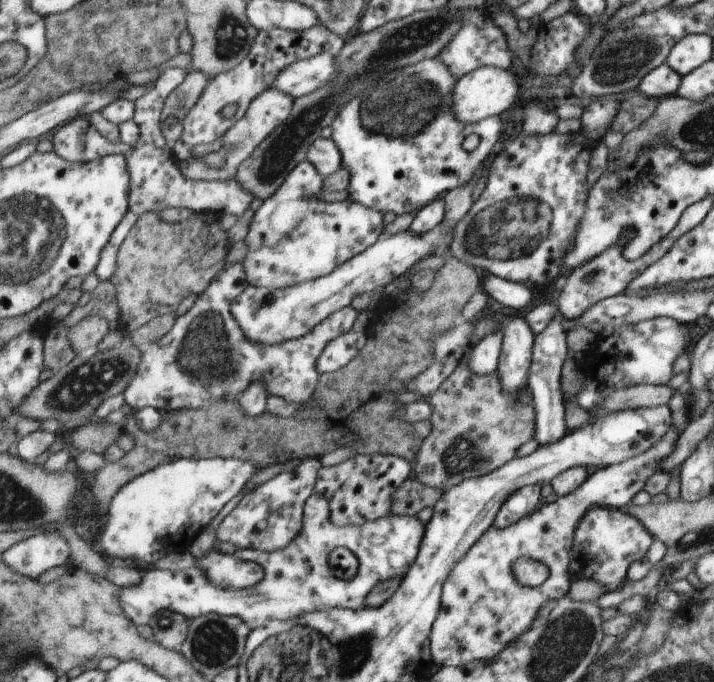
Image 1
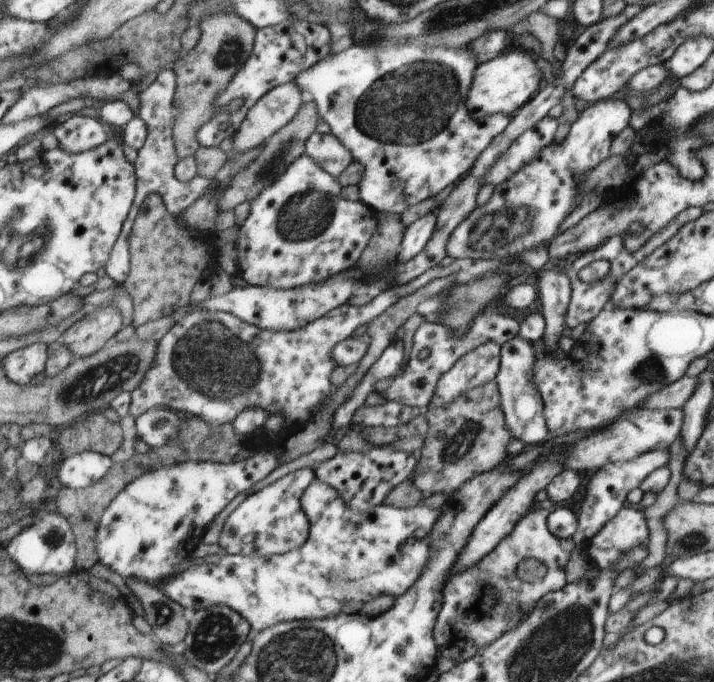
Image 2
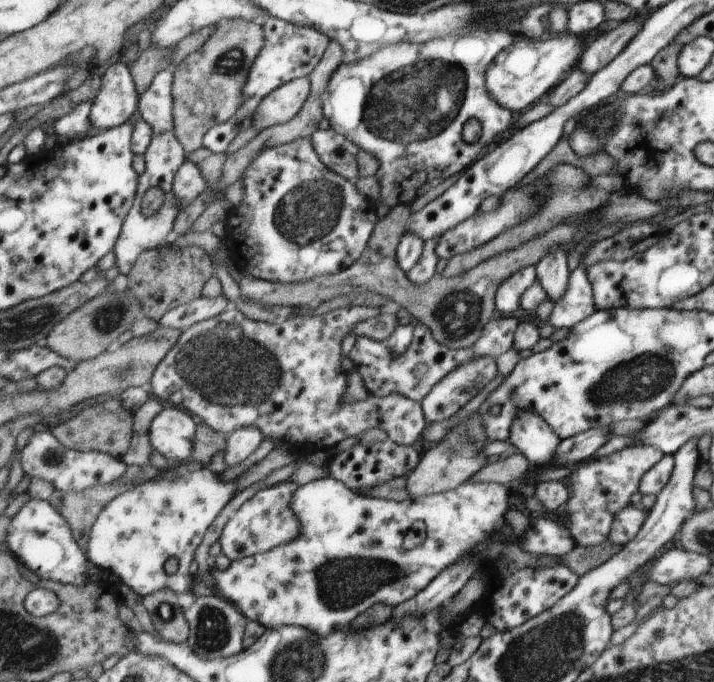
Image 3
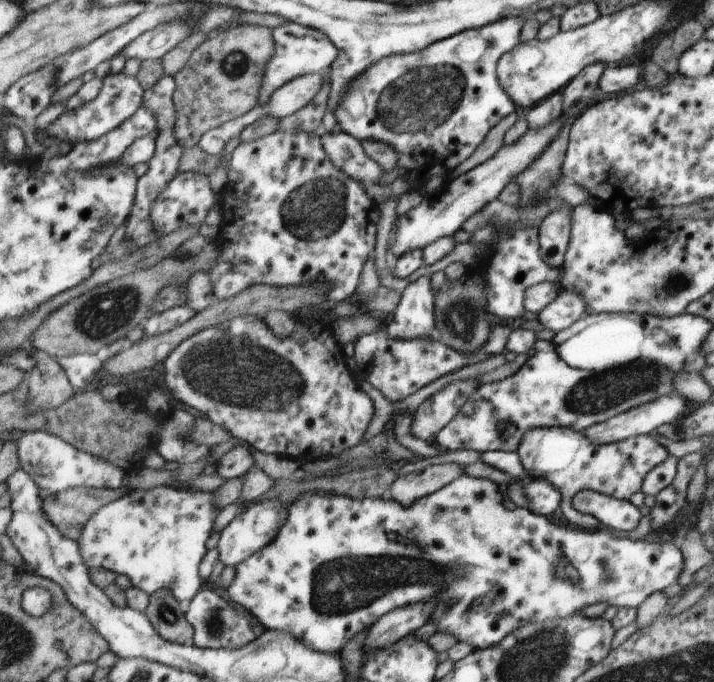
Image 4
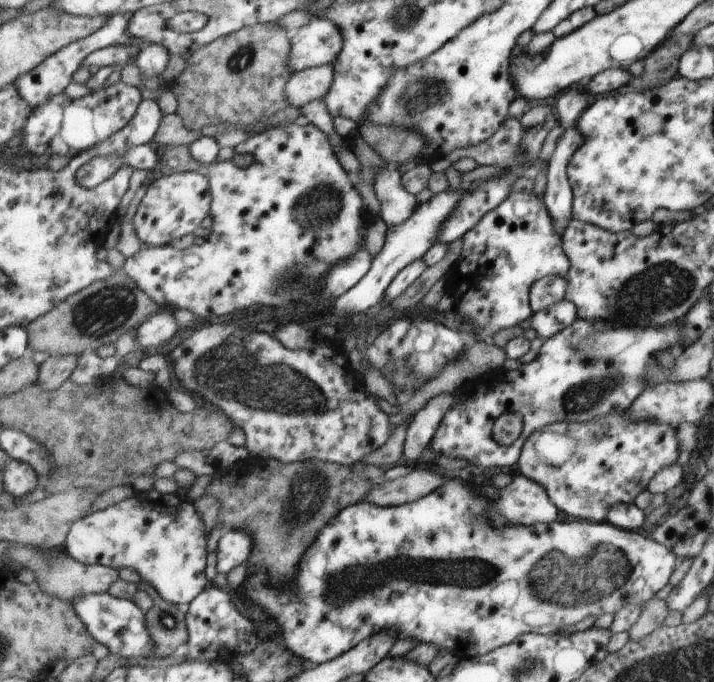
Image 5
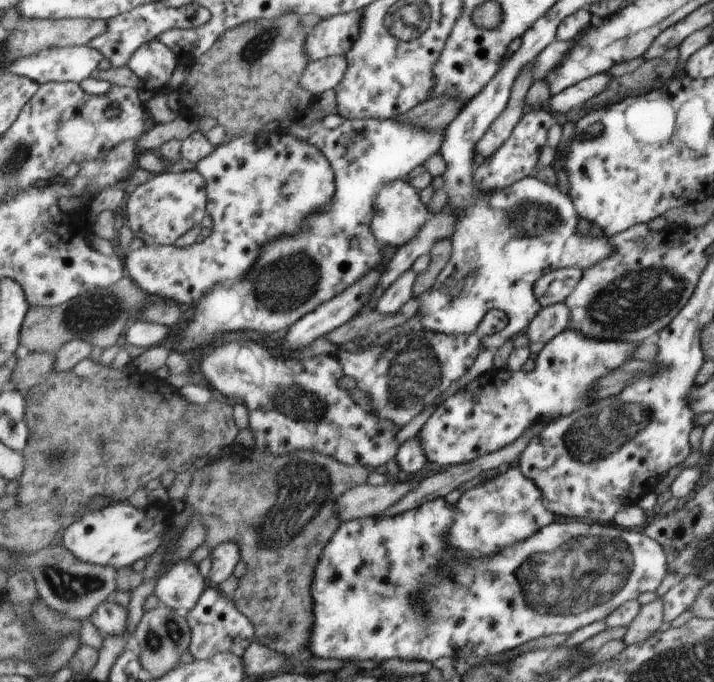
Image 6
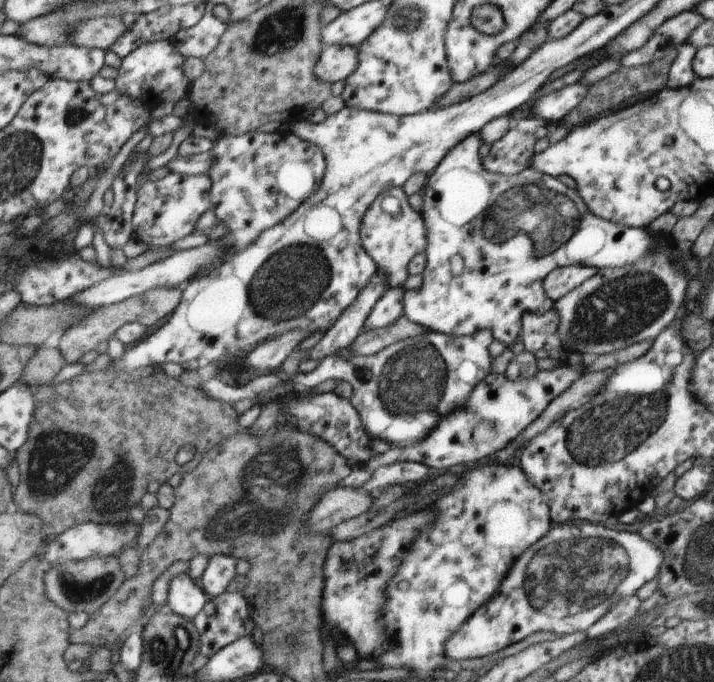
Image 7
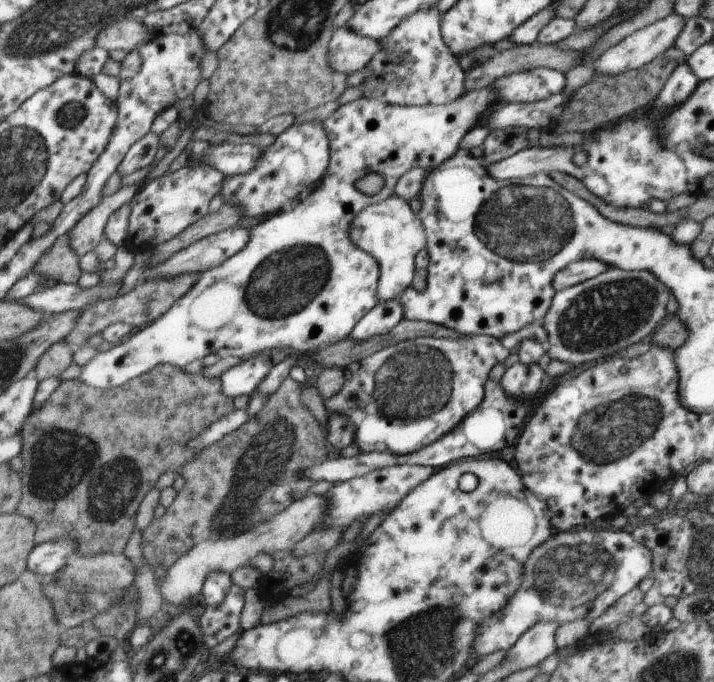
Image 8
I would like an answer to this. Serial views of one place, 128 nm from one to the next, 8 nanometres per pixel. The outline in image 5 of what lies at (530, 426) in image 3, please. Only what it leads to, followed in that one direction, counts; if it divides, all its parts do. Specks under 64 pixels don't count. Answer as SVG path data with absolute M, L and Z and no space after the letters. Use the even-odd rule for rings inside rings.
M622 411L590 422L560 421L549 424L526 440L517 463L521 474L541 484L549 494L550 500L558 505L562 512L572 518L600 523L606 521L606 514L612 506L634 502L634 498L642 490L649 488L650 480L668 466L672 466L676 460L678 440L676 430L672 426L648 420L632 422L626 411Z

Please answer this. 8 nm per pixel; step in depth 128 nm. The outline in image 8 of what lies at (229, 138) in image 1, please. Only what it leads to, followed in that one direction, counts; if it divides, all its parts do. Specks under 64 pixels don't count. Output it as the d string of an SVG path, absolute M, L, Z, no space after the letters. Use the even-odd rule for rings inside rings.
M348 25L338 28L330 44L330 68L342 74L358 72L368 65L370 58L380 50L380 41L364 38L350 30Z

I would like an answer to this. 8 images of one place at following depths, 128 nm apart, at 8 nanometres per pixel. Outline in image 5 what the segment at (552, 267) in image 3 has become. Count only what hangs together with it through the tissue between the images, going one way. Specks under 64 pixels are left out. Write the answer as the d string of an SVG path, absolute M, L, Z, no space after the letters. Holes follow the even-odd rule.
M566 104L564 108L557 108L559 123L562 128L564 128L564 134L562 134L562 140L558 141L556 148L554 149L554 154L550 157L548 161L548 176L546 183L546 192L544 192L544 206L546 206L546 210L550 212L550 216L552 216L552 220L554 220L554 230L563 236L566 232L566 227L570 224L570 221L573 219L572 217L572 188L570 188L570 184L568 184L568 176L566 176L566 166L568 166L568 160L572 158L572 154L576 152L576 148L580 148L580 142L584 140L582 138L582 134L578 132L578 128L576 128L576 122L578 122L578 118L580 118L580 110L578 110L578 106L570 106L570 104Z

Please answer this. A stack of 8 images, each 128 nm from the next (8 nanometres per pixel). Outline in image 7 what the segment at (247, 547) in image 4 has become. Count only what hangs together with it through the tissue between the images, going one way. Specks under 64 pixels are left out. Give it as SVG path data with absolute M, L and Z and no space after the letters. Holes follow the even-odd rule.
M221 553L212 558L201 582L202 588L210 597L216 599L226 594L226 590L238 574L236 564L236 558L231 555Z

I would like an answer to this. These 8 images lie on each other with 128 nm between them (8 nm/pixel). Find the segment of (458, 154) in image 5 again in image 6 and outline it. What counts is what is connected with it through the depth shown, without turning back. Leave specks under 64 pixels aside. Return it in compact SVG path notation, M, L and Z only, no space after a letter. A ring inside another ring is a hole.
M530 60L522 70L520 74L516 76L514 84L512 84L512 92L510 92L510 98L507 102L506 108L492 121L492 124L488 127L488 130L484 133L484 136L478 140L478 144L474 146L476 154L481 154L485 159L490 158L508 138L516 124L520 122L522 115L524 114L524 105L526 93L528 88L533 84L532 68L534 68L534 60Z

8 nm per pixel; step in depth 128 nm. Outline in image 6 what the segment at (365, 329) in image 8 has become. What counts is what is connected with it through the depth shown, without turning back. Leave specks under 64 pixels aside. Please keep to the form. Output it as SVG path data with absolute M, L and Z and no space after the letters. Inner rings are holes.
M406 270L402 276L398 276L382 292L382 296L377 300L377 310L382 314L396 314L412 296L413 284L416 280L416 272L414 270Z

